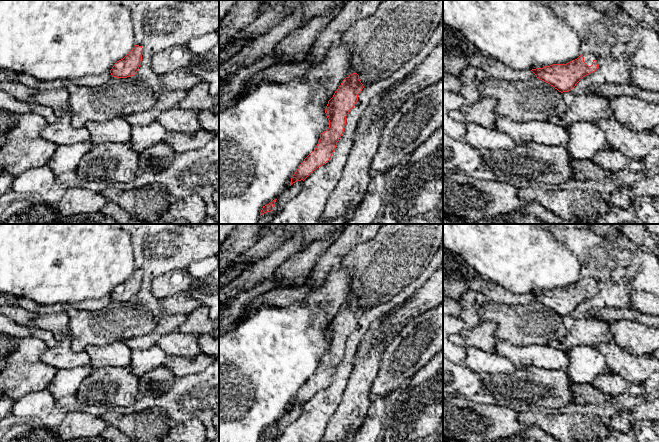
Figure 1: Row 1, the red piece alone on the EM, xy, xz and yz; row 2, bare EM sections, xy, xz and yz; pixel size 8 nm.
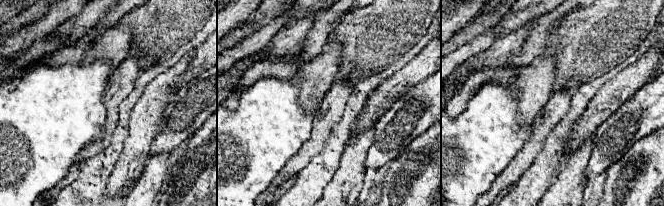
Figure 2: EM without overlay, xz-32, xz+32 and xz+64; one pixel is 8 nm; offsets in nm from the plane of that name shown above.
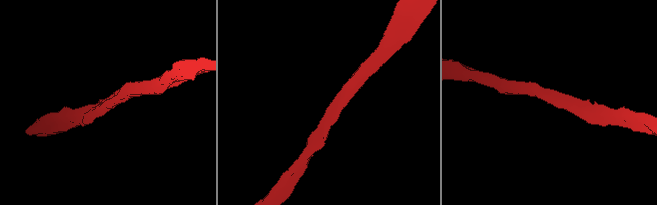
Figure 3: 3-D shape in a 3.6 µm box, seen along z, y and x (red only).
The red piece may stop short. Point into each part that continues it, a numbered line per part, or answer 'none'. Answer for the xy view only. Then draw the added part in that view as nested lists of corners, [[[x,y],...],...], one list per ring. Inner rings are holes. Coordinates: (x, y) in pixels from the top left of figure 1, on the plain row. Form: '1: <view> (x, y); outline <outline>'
none

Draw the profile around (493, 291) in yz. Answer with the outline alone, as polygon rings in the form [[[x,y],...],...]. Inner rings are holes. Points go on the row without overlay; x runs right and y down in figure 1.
[[[479,275],[468,280],[467,285],[469,289],[482,293],[487,299],[491,299],[496,303],[519,305],[536,301],[531,294],[510,292],[499,284],[488,281]]]

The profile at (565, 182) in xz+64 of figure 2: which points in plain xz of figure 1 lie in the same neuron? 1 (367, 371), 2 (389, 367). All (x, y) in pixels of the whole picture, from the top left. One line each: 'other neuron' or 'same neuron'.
1: same neuron
2: other neuron

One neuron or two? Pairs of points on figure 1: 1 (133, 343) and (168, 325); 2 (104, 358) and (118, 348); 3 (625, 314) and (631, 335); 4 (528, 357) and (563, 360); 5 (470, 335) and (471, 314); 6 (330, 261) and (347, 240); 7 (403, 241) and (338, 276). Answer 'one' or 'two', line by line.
1: one
2: one
3: two
4: one
5: two
6: one
7: two

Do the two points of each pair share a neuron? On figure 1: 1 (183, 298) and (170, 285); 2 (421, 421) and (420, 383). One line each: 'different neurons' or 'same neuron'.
1: different neurons
2: same neuron

